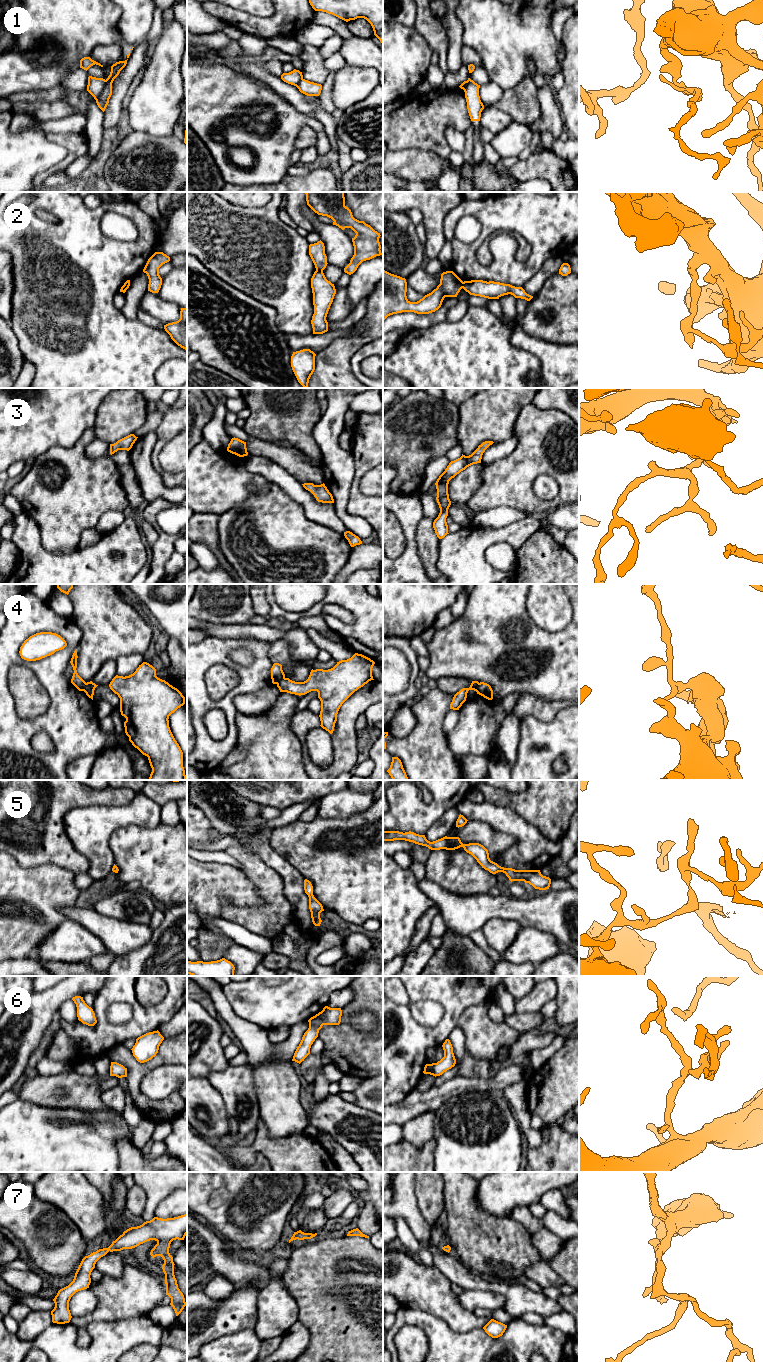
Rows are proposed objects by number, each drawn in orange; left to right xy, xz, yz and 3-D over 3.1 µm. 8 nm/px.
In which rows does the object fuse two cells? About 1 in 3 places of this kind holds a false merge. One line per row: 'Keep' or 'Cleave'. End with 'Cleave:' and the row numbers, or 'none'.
1: Cleave
2: Cleave
3: Keep
4: Cleave
5: Keep
6: Keep
7: Keep
Cleave: 1, 2, 4

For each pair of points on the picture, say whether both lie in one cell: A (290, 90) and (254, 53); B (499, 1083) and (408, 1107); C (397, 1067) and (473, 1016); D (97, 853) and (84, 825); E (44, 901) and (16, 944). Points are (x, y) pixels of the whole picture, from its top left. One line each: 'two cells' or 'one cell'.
A: one cell
B: one cell
C: two cells
D: one cell
E: one cell

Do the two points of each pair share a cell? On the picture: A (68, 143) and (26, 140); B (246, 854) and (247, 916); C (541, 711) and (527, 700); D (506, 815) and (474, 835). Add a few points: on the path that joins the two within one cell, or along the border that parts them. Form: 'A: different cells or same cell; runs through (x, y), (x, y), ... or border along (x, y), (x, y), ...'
A: different cells; border along (46, 133), (50, 141), (65, 149), (62, 164)
B: same cell; runs through (258, 872), (268, 883), (268, 905), (265, 908)
C: same cell; runs through (538, 708), (530, 703)
D: different cells; border along (468, 820), (484, 821), (495, 830), (510, 836)

